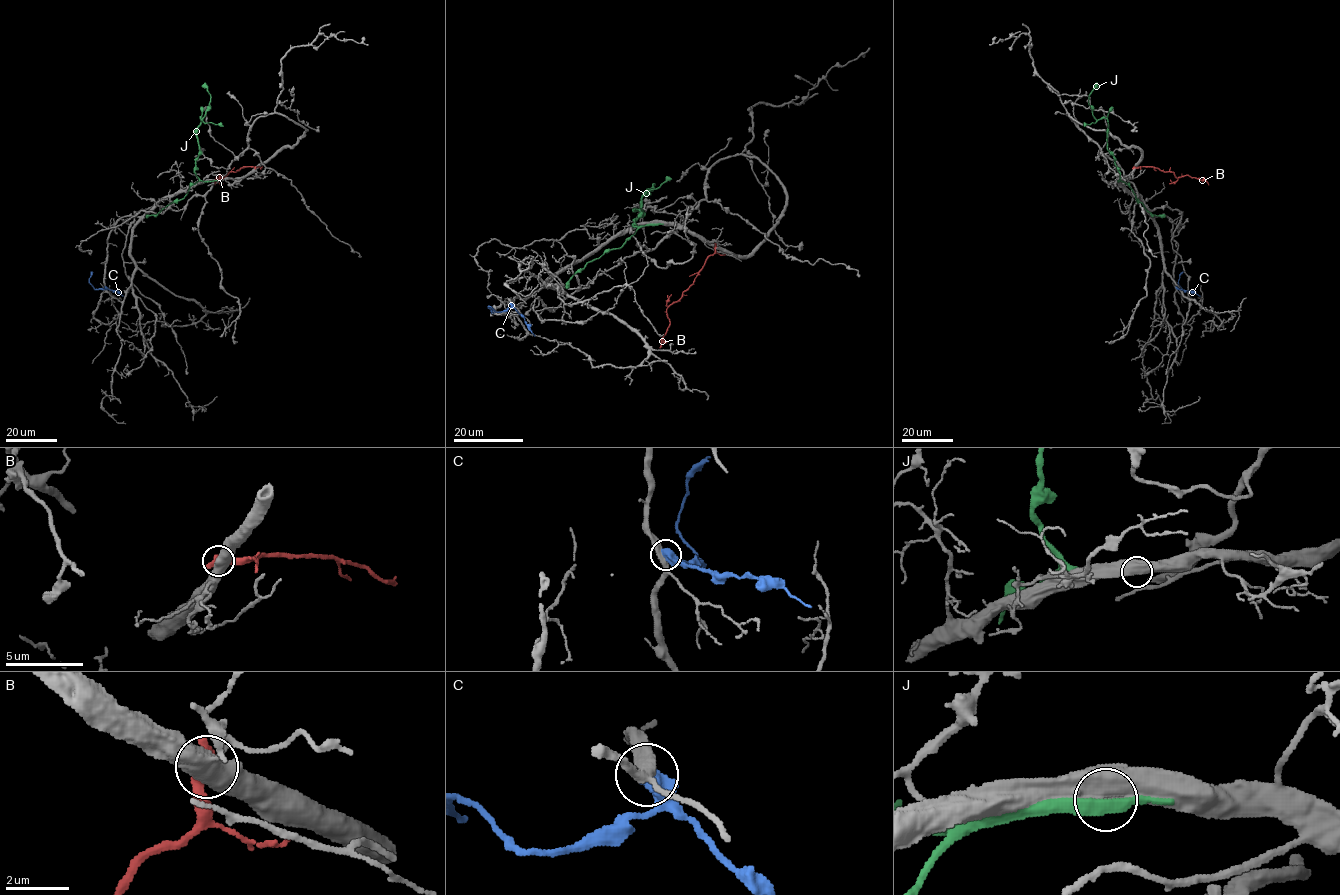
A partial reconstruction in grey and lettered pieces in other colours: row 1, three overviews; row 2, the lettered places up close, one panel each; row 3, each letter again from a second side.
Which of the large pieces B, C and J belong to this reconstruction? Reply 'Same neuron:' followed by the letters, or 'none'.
Same neuron: none

